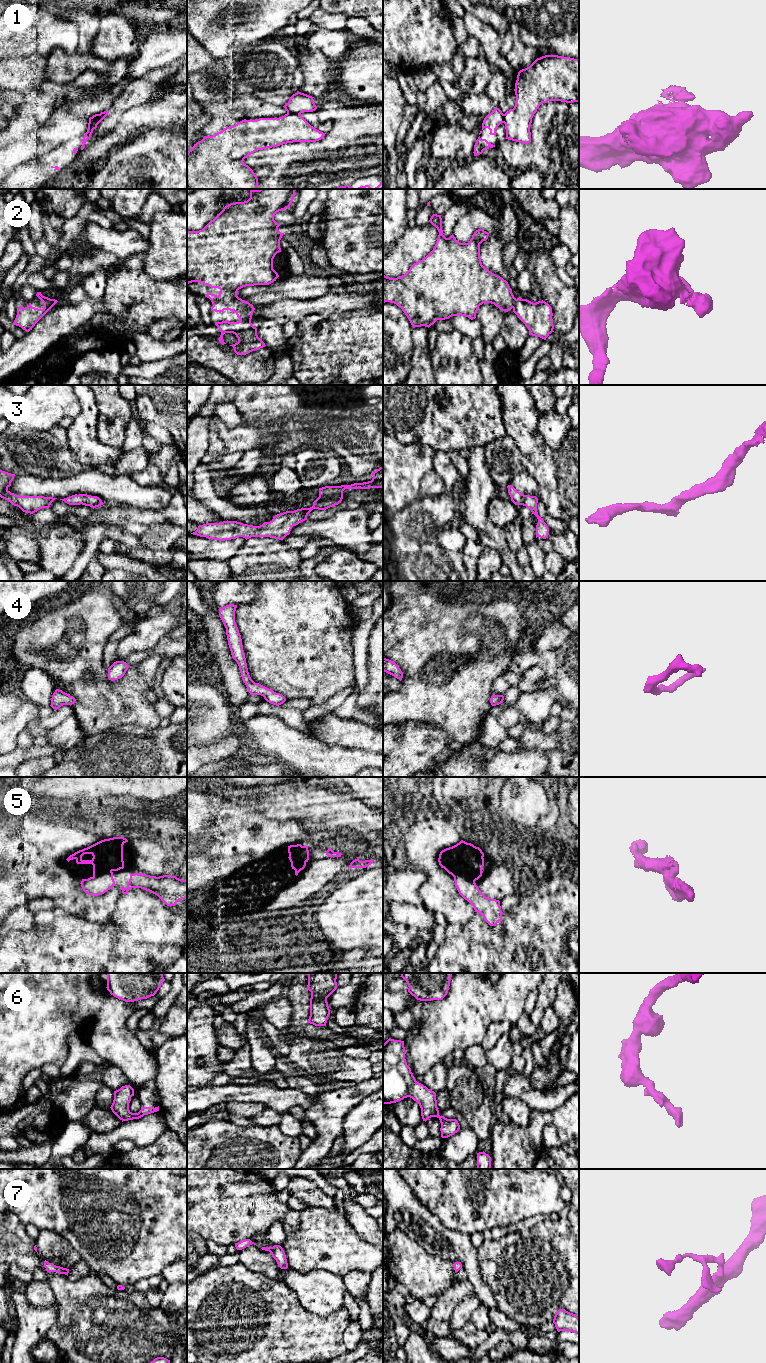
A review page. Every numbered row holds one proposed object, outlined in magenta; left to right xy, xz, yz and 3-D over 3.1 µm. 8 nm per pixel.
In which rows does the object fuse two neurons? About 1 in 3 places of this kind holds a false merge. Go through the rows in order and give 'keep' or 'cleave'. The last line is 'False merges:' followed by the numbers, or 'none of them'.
1: cleave
2: keep
3: keep
4: keep
5: cleave
6: keep
7: keep
False merges: 1, 5

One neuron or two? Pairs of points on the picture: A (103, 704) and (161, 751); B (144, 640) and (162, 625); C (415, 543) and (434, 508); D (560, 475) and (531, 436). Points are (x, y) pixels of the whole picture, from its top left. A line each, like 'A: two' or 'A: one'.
A: two
B: one
C: one
D: one

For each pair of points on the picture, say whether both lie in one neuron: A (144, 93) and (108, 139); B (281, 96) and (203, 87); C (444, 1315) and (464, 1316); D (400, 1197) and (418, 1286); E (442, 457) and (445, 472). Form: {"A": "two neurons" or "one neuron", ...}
{"A": "two neurons", "B": "one neuron", "C": "two neurons", "D": "two neurons", "E": "one neuron"}

